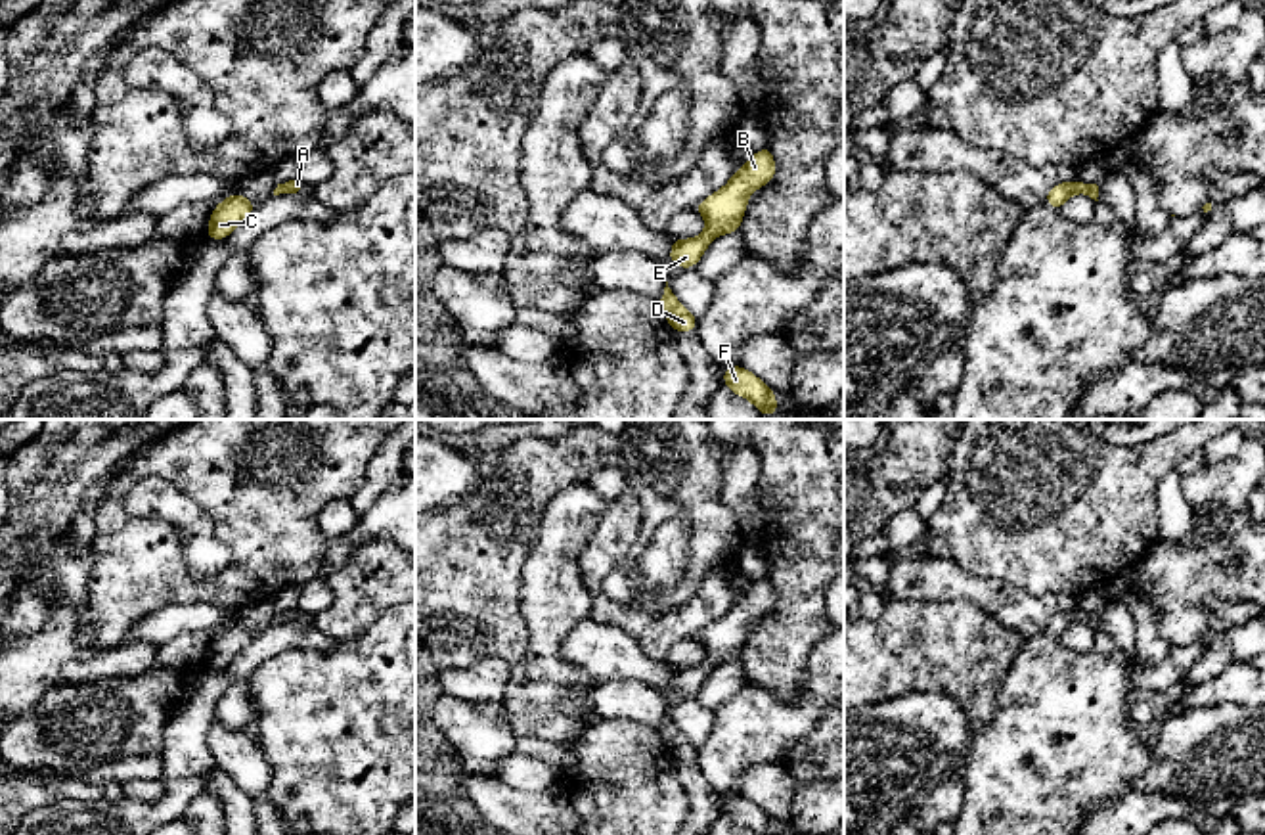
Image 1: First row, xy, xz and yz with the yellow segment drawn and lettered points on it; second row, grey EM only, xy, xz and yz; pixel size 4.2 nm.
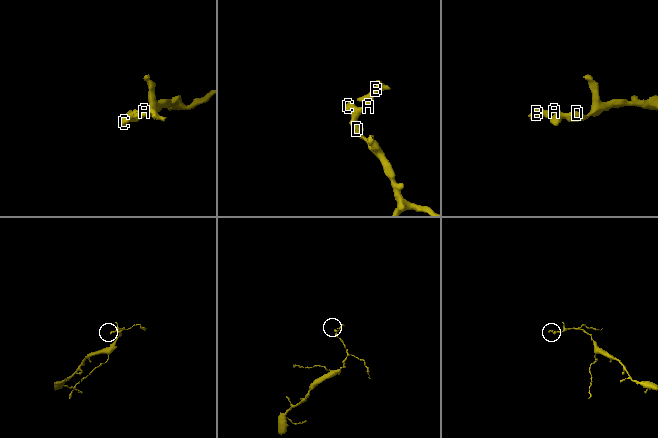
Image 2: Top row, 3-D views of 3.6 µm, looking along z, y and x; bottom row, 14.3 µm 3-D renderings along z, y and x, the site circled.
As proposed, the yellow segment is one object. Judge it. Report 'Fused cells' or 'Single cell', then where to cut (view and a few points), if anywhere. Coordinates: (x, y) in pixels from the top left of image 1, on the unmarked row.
Single cell. No split

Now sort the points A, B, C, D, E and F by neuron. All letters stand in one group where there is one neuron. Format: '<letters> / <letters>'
A B C D E F

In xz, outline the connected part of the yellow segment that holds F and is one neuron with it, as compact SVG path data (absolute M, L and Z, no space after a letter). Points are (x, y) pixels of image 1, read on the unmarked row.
M743 795L723 799L721 806L735 824L748 827L754 835L777 835L773 820Z

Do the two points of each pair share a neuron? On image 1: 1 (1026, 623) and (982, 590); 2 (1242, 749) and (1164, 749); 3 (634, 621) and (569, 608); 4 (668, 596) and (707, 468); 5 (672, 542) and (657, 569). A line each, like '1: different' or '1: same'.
1: same
2: same
3: different
4: same
5: same

